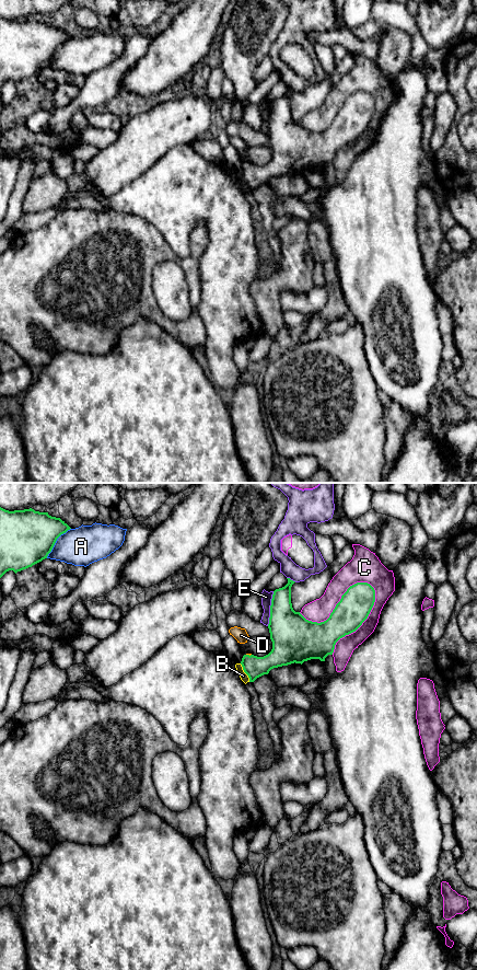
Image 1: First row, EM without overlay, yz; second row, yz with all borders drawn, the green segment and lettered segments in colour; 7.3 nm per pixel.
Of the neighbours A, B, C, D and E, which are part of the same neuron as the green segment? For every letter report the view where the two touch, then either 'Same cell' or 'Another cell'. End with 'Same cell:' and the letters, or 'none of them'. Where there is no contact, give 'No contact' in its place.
A: Touches green in yz. Another cell
B: Touches green in yz. Another cell
C: Touches green in yz. Another cell
D: Touches green in yz. Another cell
E: Touches green in yz. Another cell
Same cell: none of them

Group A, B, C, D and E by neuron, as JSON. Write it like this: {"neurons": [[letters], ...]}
{"neurons": [["A"], ["B"], ["C"], ["D"], ["E"]]}

